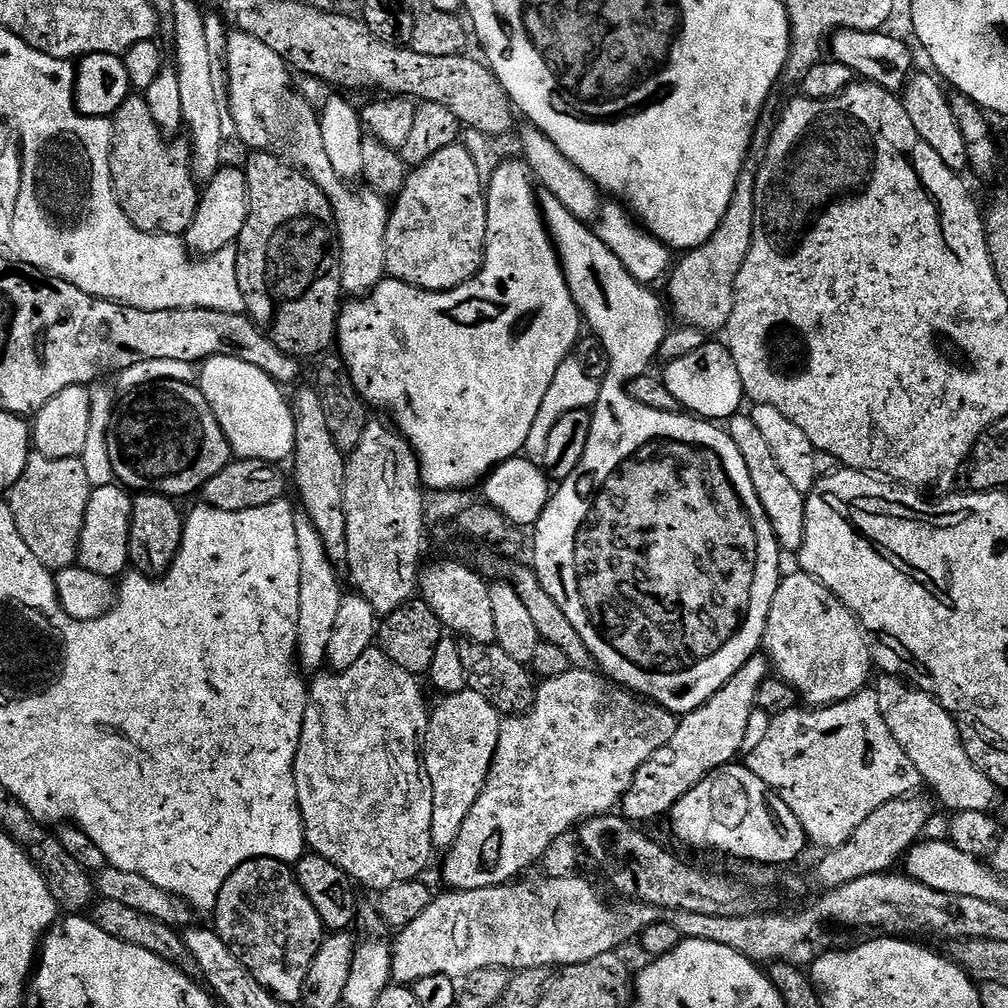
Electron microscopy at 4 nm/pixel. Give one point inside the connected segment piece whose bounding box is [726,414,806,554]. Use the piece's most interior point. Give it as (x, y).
(784, 504)

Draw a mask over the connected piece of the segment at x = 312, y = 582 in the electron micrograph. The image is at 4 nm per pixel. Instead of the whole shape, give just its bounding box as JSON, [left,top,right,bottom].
[294,510,345,674]

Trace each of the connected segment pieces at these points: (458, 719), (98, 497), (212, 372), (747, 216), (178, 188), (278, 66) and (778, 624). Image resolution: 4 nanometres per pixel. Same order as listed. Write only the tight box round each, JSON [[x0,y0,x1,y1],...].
[[424,690,502,850],[79,483,133,578],[198,356,296,462],[667,158,760,334],[112,94,202,237],[228,32,390,298],[762,570,874,708]]

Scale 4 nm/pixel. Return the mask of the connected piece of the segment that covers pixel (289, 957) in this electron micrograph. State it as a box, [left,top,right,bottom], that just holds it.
[214,858,326,1006]

